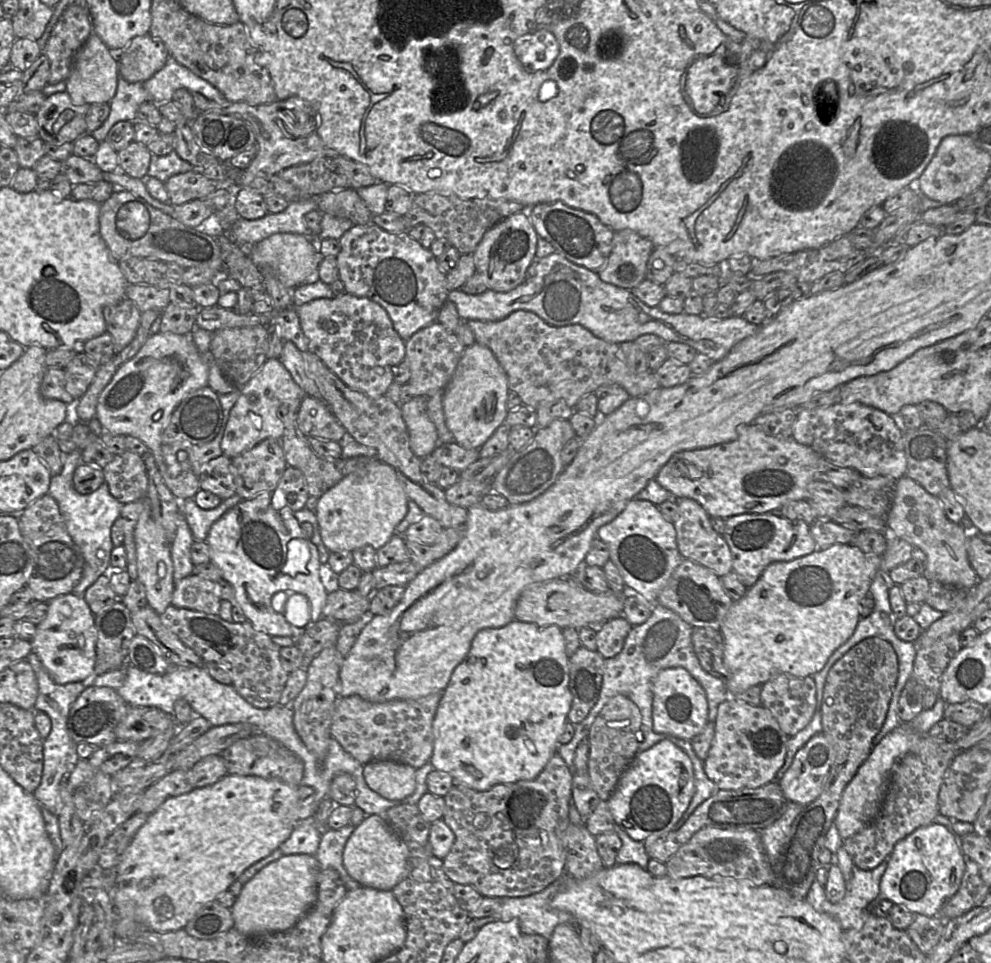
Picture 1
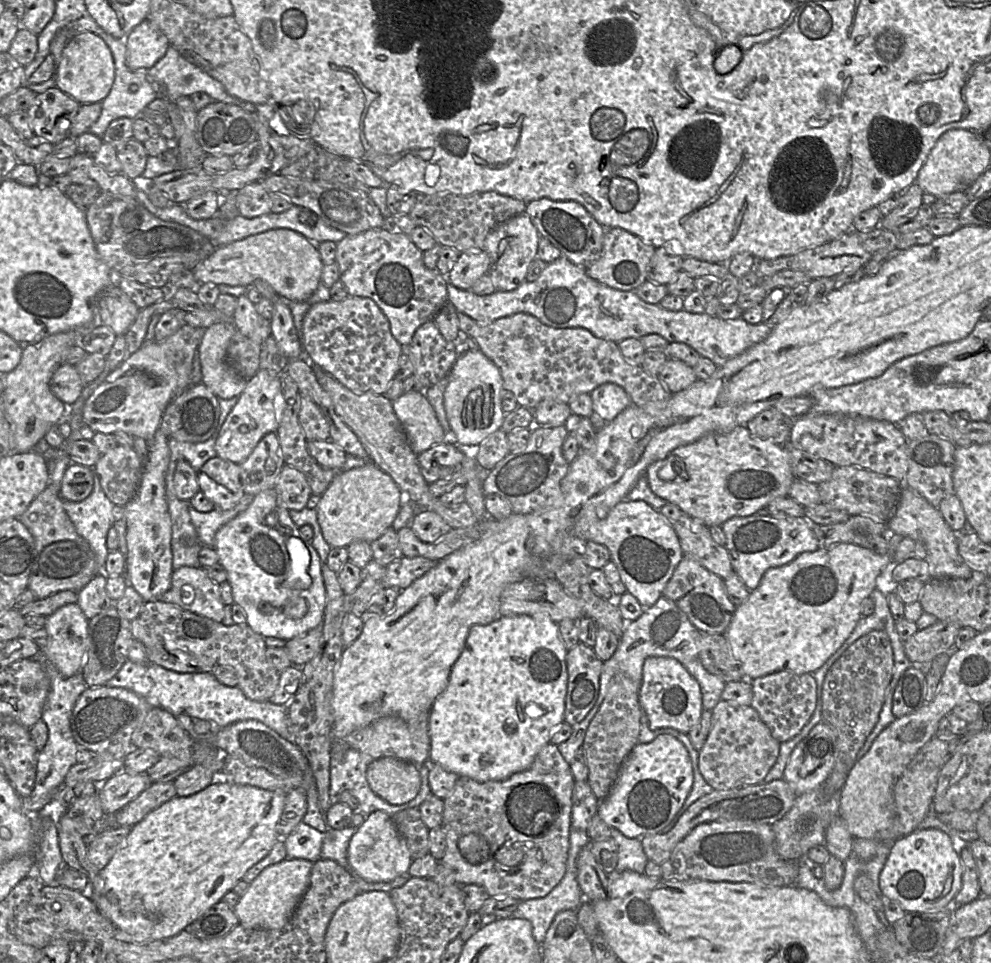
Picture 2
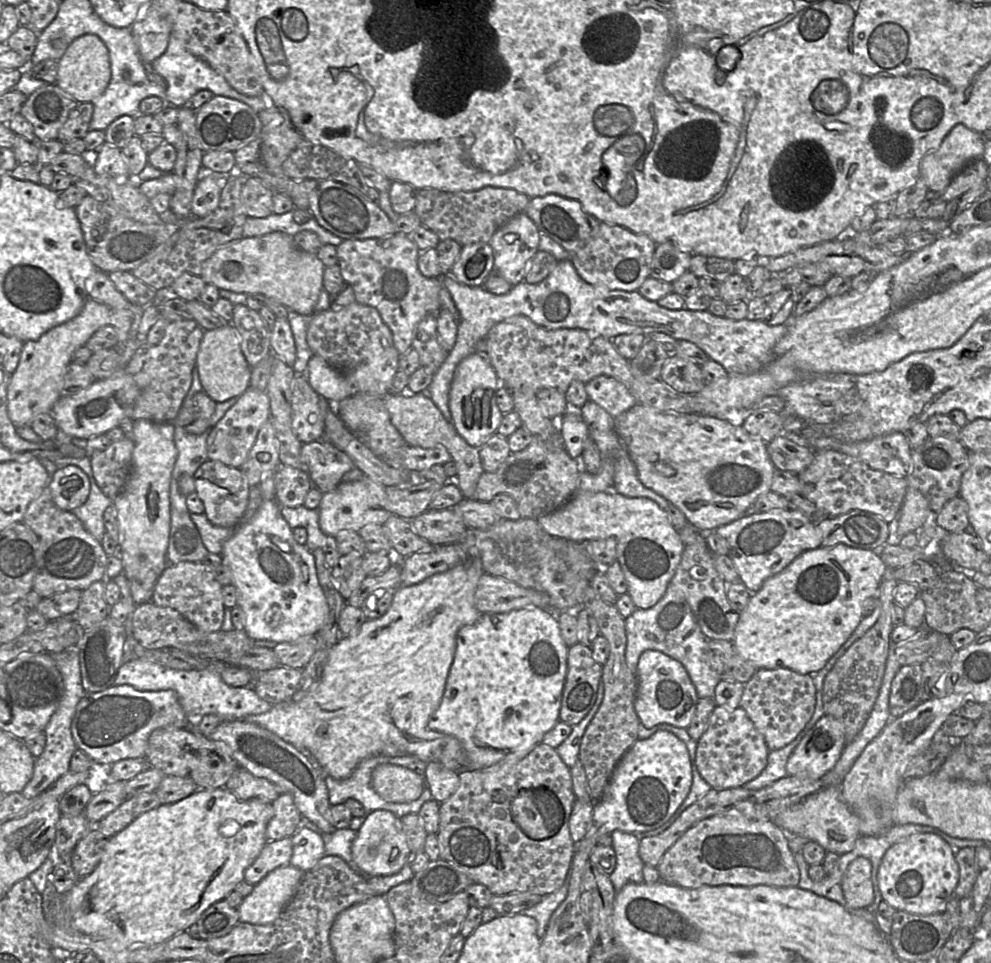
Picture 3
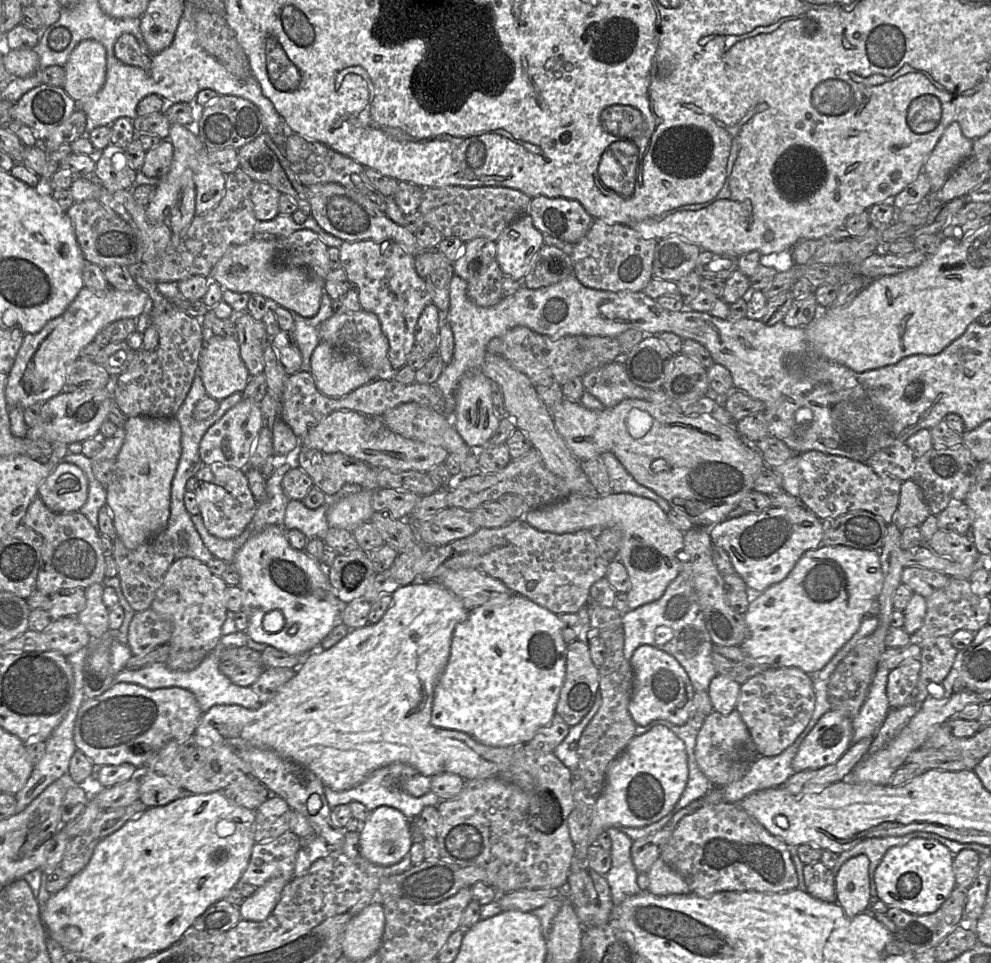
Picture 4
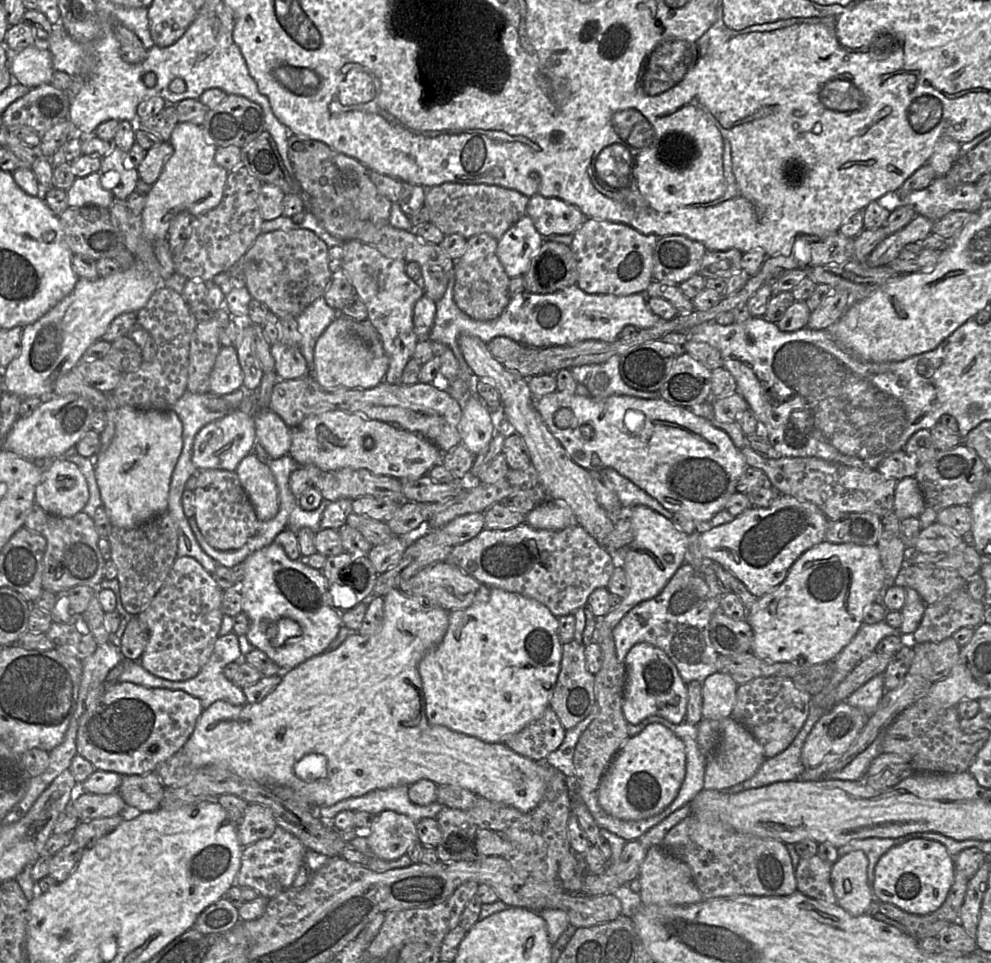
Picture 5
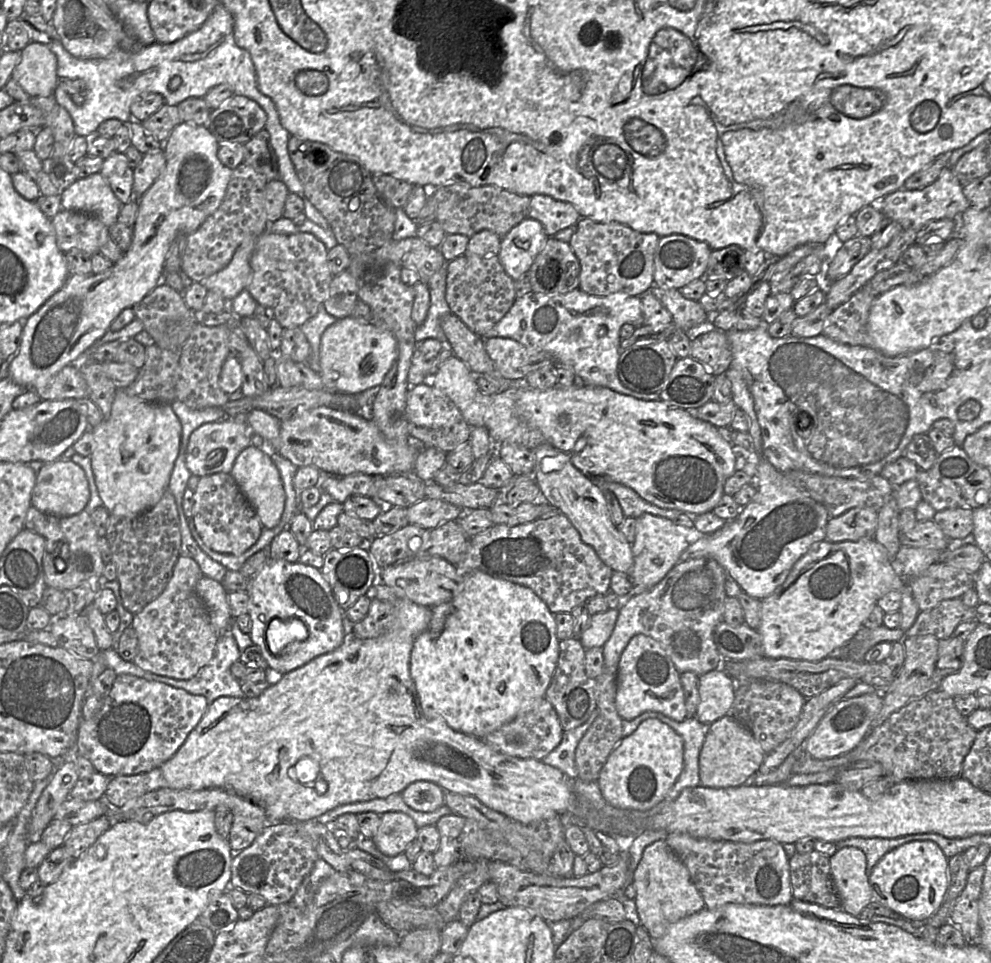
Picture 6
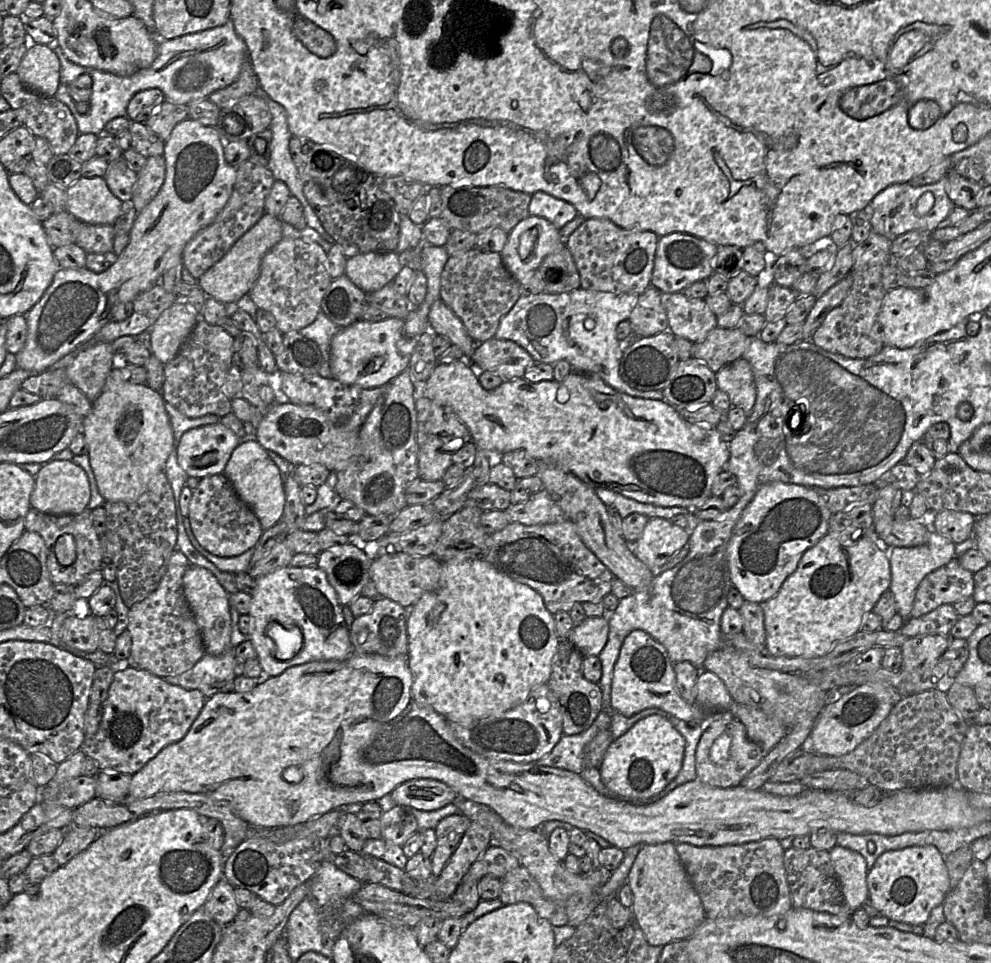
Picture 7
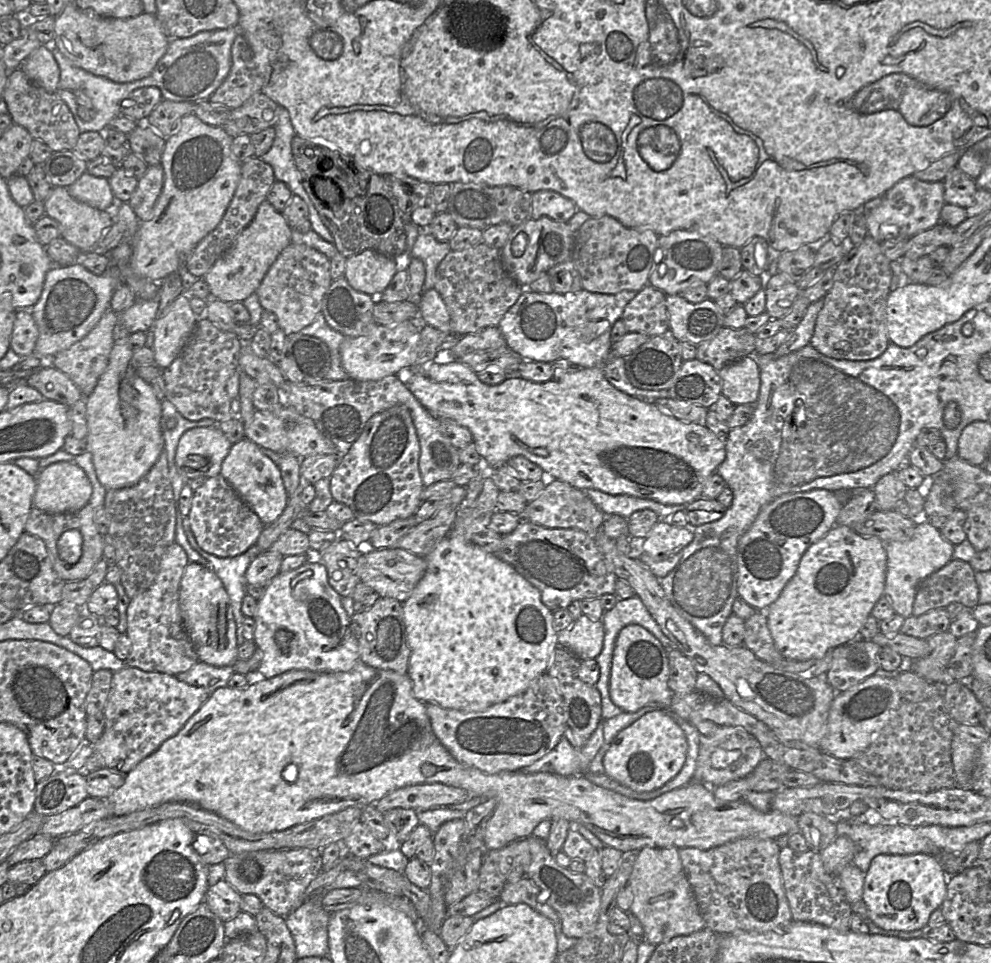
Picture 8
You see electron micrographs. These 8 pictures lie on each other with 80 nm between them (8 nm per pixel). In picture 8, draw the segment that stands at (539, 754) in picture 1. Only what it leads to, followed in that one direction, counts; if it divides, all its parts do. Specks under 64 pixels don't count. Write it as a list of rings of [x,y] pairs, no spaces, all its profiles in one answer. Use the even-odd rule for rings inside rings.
[[[448,534],[437,543],[425,559],[427,562],[425,574],[414,588],[411,596],[402,603],[403,621],[410,649],[407,674],[411,679],[412,693],[415,698],[423,703],[434,703],[446,709],[482,711],[520,694],[536,677],[547,671],[552,654],[558,647],[557,632],[553,628],[553,612],[542,603],[540,591],[536,587],[494,553],[486,552],[466,540],[462,535]]]

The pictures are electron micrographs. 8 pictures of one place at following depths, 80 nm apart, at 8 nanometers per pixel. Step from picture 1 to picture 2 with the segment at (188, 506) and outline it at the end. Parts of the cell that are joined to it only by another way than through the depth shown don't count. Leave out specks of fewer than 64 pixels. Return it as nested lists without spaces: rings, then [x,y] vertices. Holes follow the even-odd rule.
[[[245,494],[238,504],[230,510],[213,509],[210,512],[199,512],[189,505],[191,521],[203,546],[214,547],[217,531],[253,501],[255,495]]]

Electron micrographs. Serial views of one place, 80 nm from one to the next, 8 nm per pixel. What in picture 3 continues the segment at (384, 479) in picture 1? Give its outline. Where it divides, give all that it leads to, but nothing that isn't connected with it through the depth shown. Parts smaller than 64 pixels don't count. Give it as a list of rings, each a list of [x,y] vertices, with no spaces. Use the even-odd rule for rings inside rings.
[[[364,477],[361,480],[341,482],[334,490],[323,493],[319,505],[319,525],[323,533],[334,537],[342,530],[358,532],[367,524],[383,525],[392,515],[385,509],[386,487]]]

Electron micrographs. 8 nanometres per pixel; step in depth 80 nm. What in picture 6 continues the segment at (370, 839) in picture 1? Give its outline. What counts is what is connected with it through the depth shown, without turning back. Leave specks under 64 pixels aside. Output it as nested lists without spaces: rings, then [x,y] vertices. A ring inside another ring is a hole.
[[[385,812],[373,841],[383,854],[396,856],[404,853],[409,844],[416,839],[418,828],[414,820],[403,812]]]

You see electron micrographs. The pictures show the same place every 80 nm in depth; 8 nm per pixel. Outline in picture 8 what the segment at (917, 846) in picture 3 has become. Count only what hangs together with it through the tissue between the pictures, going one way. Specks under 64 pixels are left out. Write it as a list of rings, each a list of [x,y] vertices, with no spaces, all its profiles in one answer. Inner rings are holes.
[[[879,854],[865,874],[863,901],[869,910],[868,919],[884,930],[911,932],[923,929],[932,912],[945,899],[949,876],[932,854]]]

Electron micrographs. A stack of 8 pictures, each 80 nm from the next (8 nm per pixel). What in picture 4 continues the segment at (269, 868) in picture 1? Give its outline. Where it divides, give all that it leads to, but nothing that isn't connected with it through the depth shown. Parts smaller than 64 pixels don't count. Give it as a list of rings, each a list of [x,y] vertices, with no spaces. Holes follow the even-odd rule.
[[[277,877],[256,888],[255,893],[244,899],[243,904],[238,908],[241,919],[255,922],[265,920],[275,908],[283,888],[289,881]]]

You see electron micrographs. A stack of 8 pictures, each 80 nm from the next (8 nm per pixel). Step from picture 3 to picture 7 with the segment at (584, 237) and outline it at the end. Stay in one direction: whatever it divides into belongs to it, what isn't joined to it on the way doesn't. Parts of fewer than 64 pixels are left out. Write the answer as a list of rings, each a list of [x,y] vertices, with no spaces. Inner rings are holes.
[[[538,191],[531,195],[529,213],[547,219],[560,230],[577,216],[578,211],[571,203],[544,191]]]

